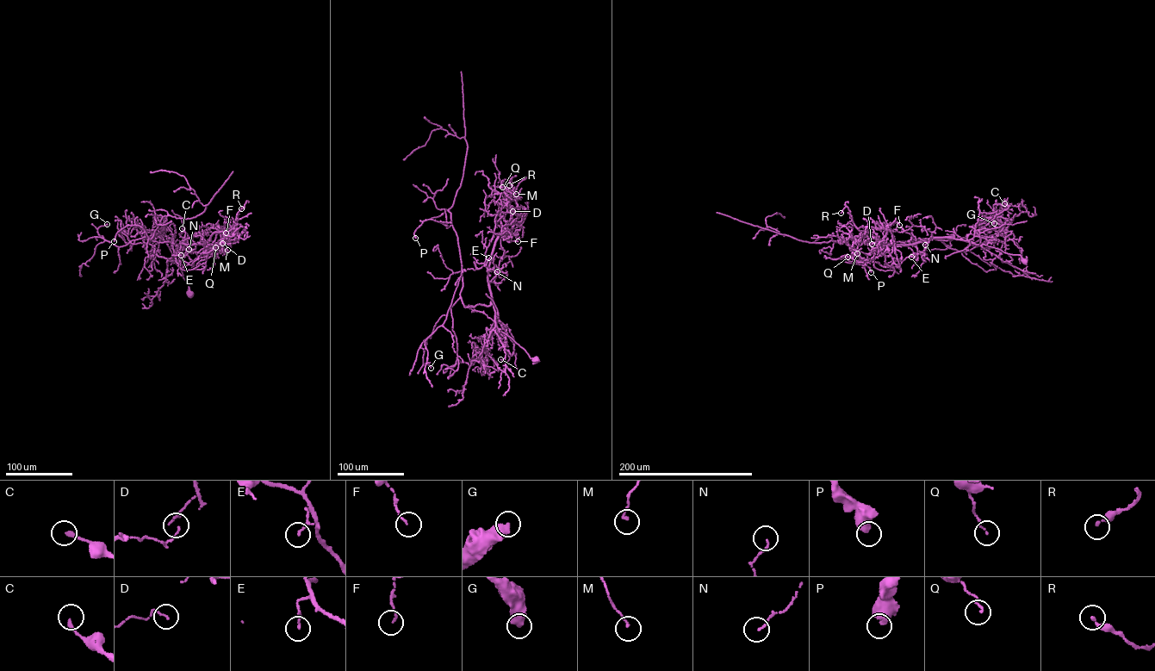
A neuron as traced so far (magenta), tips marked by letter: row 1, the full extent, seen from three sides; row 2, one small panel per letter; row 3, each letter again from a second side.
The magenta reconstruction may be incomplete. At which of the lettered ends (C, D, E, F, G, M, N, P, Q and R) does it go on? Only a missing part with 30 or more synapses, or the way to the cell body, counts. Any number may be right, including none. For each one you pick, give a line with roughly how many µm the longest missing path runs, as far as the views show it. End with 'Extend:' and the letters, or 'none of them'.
Extend: none of them

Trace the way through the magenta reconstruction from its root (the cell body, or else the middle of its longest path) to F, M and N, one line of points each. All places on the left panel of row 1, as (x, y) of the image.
F: (190, 294), (172, 256), (181, 242), (217, 244), (222, 240), (219, 227), (225, 229), (226, 232)
M: (190, 294), (180, 269), (171, 258), (180, 243), (206, 243), (214, 232), (220, 232), (227, 250)
N: (190, 294), (180, 269), (171, 258), (183, 240), (189, 249)

